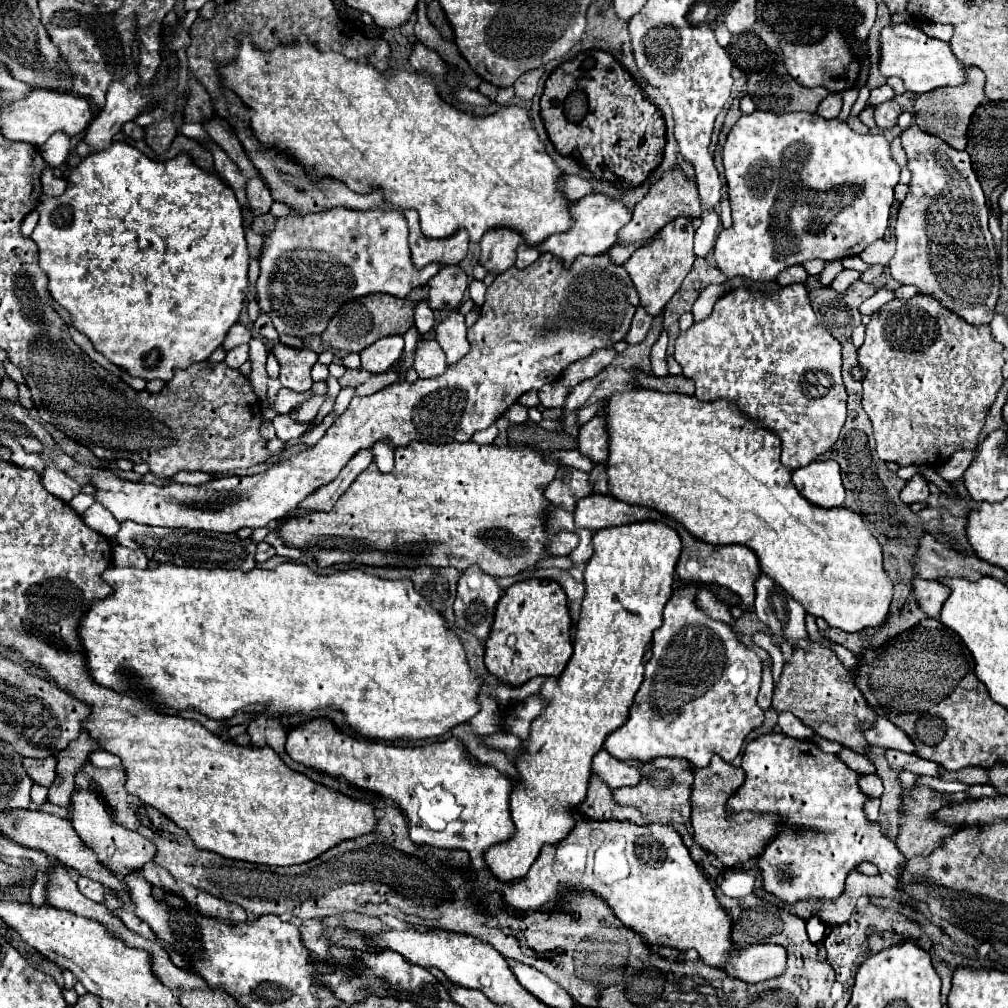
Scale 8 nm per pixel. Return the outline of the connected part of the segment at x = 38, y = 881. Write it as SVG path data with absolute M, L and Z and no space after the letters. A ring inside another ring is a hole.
M38 871L35 875L35 883L30 893L30 902L36 906L48 904L46 895L46 878L41 871Z

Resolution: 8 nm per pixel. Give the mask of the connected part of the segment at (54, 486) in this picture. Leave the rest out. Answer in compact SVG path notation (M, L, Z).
M46 465L42 481L44 481L44 487L50 489L50 493L54 493L58 499L62 499L62 501L66 501L66 503L68 503L74 495L80 493L80 485L78 485L74 479L70 479L66 473L58 471L56 465Z

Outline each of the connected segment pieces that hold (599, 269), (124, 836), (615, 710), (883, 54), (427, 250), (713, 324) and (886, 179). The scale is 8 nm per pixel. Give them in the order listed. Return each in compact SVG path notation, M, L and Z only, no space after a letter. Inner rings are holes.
M542 253L542 255L538 257L538 261L534 261L534 263L532 263L530 267L526 267L526 269L516 269L516 267L506 269L506 271L500 273L500 275L494 279L494 283L488 287L484 307L480 307L480 319L478 319L478 321L470 327L470 331L468 331L468 339L470 339L470 347L472 347L472 349L470 349L470 353L468 353L464 359L460 359L456 365L450 365L450 367L444 371L444 375L440 375L440 377L434 377L434 379L418 379L416 383L398 381L398 383L394 383L394 385L390 385L390 387L384 387L382 391L378 391L378 393L374 393L374 395L370 395L370 397L354 397L354 399L350 401L348 409L344 411L344 415L336 419L336 423L324 433L324 437L322 437L314 447L310 447L310 449L306 449L306 451L302 451L302 453L298 453L298 455L292 455L290 459L286 459L286 461L274 465L272 469L268 469L268 471L264 471L264 473L258 473L258 475L252 475L252 477L238 477L238 475L214 477L214 479L210 479L208 483L202 483L202 485L196 485L196 487L192 487L192 485L180 485L180 483L174 483L174 481L170 481L170 483L166 483L166 485L132 483L132 481L126 481L126 479L116 477L116 475L110 473L110 471L96 471L96 473L92 475L92 481L94 481L94 487L96 487L96 499L98 499L118 521L130 519L130 521L136 521L136 523L156 525L156 527L170 527L170 529L184 527L184 529L194 529L194 531L206 529L206 531L220 531L220 533L234 533L234 531L238 531L238 529L242 529L242 527L252 527L252 529L256 529L256 527L266 527L268 523L272 523L272 521L284 517L286 513L290 513L292 509L296 509L298 503L300 503L302 499L306 499L312 491L316 491L318 487L322 487L322 485L330 483L332 479L336 479L338 473L340 473L340 469L348 463L348 459L350 459L354 453L358 453L360 449L366 449L366 447L374 445L374 443L380 441L380 439L388 439L388 441L392 443L392 447L408 445L410 441L426 441L426 443L438 443L438 445L442 445L442 443L454 443L454 441L460 441L460 443L470 441L472 435L474 435L476 431L488 429L512 403L516 403L516 399L518 399L522 393L526 393L526 391L530 391L530 389L538 391L542 385L554 383L554 381L560 377L560 373L562 373L570 363L574 363L574 361L578 361L578 359L582 359L582 357L588 357L594 349L608 349L608 347L614 347L618 341L622 341L622 339L626 337L628 329L630 329L634 311L636 311L638 305L640 305L640 297L638 297L638 291L634 289L634 283L630 281L630 275L626 273L626 269L624 269L622 265L614 265L606 255L596 255L596 257L582 255L582 257L578 257L578 259L572 263L572 267L566 269L558 257L554 257L554 255L550 255L550 253Z
M84 789L84 791L74 791L72 795L72 827L76 831L76 835L82 839L82 843L92 849L98 857L98 861L102 865L106 865L114 875L118 873L128 873L134 869L140 869L142 865L146 865L148 861L152 861L152 857L156 855L154 845L144 839L140 833L134 833L132 829L122 827L120 823L114 823L108 807L104 803L98 801L96 793Z
M638 521L630 525L618 525L610 529L594 531L592 535L594 555L584 569L586 595L582 601L580 619L576 625L574 653L566 669L558 677L546 677L540 695L548 701L544 713L532 721L530 739L524 741L524 755L518 759L516 769L520 771L520 781L516 783L510 803L516 833L510 841L490 847L484 855L490 871L500 881L514 881L526 877L530 865L538 857L546 843L562 841L576 823L576 805L586 797L586 787L590 781L592 757L602 749L608 733L618 729L632 705L634 693L638 691L644 675L642 657L652 633L662 625L662 611L666 601L672 597L672 583L678 557L682 553L682 541L676 529L662 521Z
M890 25L880 31L880 61L878 69L882 77L900 77L904 87L916 95L928 93L936 87L960 85L964 81L962 63L954 57L948 43L928 37L922 29L912 25Z
M408 209L404 211L404 215L410 227L408 243L412 251L412 263L416 267L424 267L432 261L442 263L442 265L458 265L466 257L468 243L470 243L466 229L458 229L454 235L444 237L444 239L430 239L422 235L420 217L416 209Z
M804 285L784 287L776 295L736 289L718 299L710 317L682 331L674 351L674 359L680 363L684 377L696 383L696 397L700 401L728 399L744 417L774 431L782 441L780 461L790 469L804 467L832 449L846 419L846 387L840 369L842 347L824 327L812 323L812 317L816 315Z
M754 111L752 115L740 117L738 123L732 127L726 145L724 145L724 169L726 169L726 181L728 181L728 195L732 205L732 225L728 229L722 229L714 243L714 261L726 279L742 277L750 279L754 283L774 283L776 277L798 263L810 261L810 259L822 259L822 261L836 261L844 257L854 257L862 253L870 243L884 237L884 231L888 227L890 219L890 207L894 201L894 187L898 185L900 167L890 157L890 141L886 141L882 135L858 135L854 133L844 121L838 119L822 119L816 113L768 113L768 111Z

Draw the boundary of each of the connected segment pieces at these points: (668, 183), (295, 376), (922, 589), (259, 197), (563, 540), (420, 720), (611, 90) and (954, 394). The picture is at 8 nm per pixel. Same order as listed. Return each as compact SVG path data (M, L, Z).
M676 167L668 173L664 173L664 177L658 183L654 183L650 187L650 191L646 193L646 197L634 207L634 215L632 215L630 223L618 233L618 237L620 237L618 243L630 245L630 243L646 241L648 237L652 237L658 229L662 229L668 221L672 221L678 215L684 215L688 219L700 217L700 197L698 197L696 185L690 179L686 179L686 175Z
M286 345L274 347L274 353L280 361L280 383L286 383L292 391L308 391L312 387L310 369L318 361L318 355L312 349L292 349Z
M914 577L914 581L910 583L910 591L914 593L918 607L922 609L922 613L926 617L938 617L940 609L946 601L946 595L950 595L950 589L938 581L926 581L926 579L918 579Z
M256 175L256 177L252 177L252 179L248 181L248 185L246 185L246 195L248 195L248 203L250 203L254 215L268 213L272 201L274 201L272 195L270 195L270 191L268 191L268 187L266 187L266 183L262 181L260 175Z
M560 533L554 541L550 541L550 545L548 545L548 551L554 555L568 555L574 547L578 545L578 537L576 537L576 533Z
M288 561L278 565L278 569L264 571L254 567L248 573L242 571L226 571L226 569L196 569L196 567L178 567L178 565L158 565L156 569L118 569L110 567L104 573L108 583L118 583L114 593L102 601L96 601L90 613L80 623L80 637L88 653L88 667L90 675L100 683L116 691L128 691L128 683L120 677L120 671L126 669L128 673L136 673L142 685L154 693L154 699L170 709L194 709L210 719L230 719L236 711L246 709L250 705L262 705L258 715L266 717L280 717L280 715L296 715L296 713L310 713L320 709L336 709L344 713L346 723L360 731L360 735L370 739L406 739L418 741L446 733L448 729L466 723L478 713L476 695L480 693L482 679L472 671L466 663L464 647L460 645L458 637L446 627L444 619L416 593L410 579L380 579L362 571L336 571L330 575L318 575L310 571L306 565Z
M588 51L562 63L546 81L540 115L560 155L578 155L584 169L616 187L640 187L662 163L666 145L662 115L644 97L628 71L608 53Z
M914 295L908 301L892 299L880 307L866 325L866 341L858 349L858 363L866 369L862 407L874 427L878 457L882 461L894 461L900 467L938 467L960 449L976 449L984 417L1004 381L1002 353L1004 347L990 339L990 327L968 325L944 309L934 297Z

